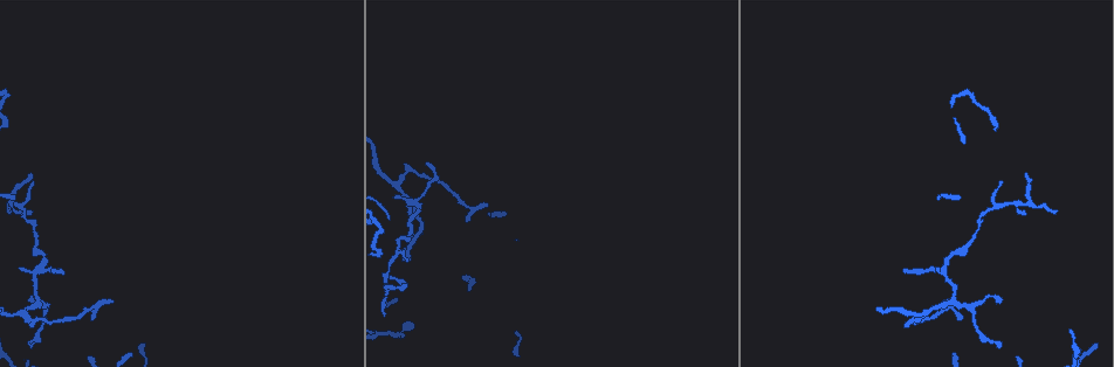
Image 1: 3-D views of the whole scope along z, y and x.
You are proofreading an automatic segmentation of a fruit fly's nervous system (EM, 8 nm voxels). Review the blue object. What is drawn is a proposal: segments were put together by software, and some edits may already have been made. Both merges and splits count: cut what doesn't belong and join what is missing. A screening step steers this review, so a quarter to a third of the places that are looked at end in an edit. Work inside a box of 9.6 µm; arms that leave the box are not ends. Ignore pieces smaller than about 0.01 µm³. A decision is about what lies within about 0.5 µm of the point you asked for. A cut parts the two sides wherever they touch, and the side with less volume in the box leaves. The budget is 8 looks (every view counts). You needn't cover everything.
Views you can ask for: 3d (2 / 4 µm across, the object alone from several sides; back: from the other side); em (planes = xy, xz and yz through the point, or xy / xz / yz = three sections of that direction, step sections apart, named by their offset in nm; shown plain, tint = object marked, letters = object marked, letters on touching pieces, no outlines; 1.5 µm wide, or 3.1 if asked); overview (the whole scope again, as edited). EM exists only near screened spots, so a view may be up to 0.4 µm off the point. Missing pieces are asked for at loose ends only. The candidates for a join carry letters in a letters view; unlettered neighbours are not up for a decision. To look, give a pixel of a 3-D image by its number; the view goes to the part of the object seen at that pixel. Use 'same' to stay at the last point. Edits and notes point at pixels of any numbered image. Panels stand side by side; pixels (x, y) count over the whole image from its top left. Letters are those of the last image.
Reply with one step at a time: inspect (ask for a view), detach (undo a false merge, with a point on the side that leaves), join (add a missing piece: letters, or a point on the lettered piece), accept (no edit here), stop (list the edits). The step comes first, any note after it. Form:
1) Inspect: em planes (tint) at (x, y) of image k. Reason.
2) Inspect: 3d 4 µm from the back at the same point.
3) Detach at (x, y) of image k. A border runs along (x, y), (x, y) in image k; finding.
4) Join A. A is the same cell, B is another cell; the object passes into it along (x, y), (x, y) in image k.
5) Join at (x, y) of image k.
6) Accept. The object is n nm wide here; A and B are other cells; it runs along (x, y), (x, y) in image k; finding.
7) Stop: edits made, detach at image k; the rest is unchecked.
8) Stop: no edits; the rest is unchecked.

Inspect: 3d 2 µm at (402, 259) of image 1. Free end.

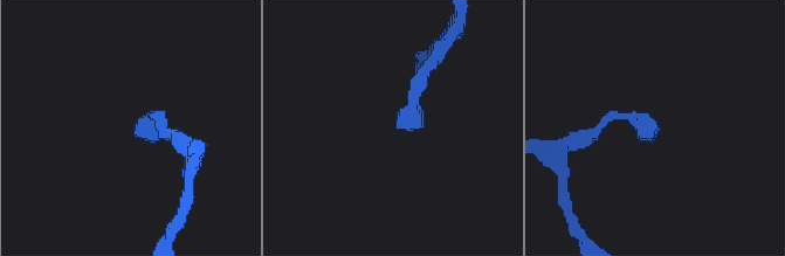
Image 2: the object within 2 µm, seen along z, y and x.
Inspect: em xz step 8 (tint) at (657, 132) of image 2.

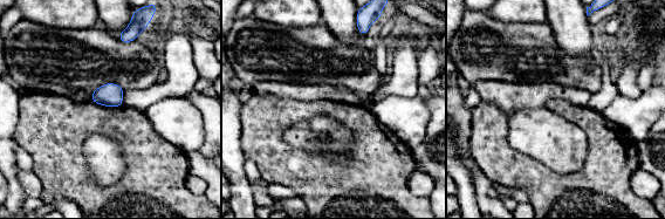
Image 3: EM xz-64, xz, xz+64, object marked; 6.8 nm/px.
Inspect: em planes (letters) at the same point.

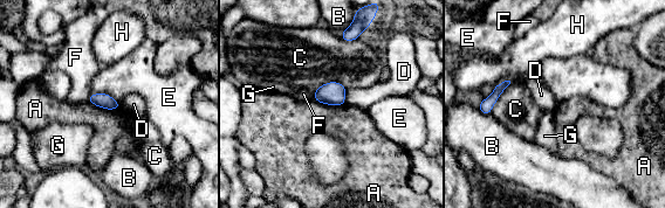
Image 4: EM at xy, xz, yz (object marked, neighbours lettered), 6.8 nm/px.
Accept. The longest contact is with C, 260 nm; A, B, C, D, E, F, G and H are other cells; a border runs along (88, 101), (107, 109), (120, 108) in image 4; no lettered piece goes on from it.

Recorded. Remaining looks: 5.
Inspect: em planes (tint) at (410, 200) of image 1. Abrupt turn.

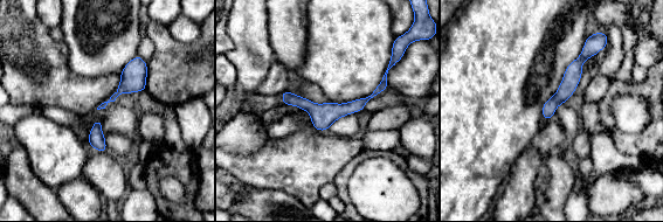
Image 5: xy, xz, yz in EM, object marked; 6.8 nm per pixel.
Inspect: em planes (letters) at the same point. See the neighbours.

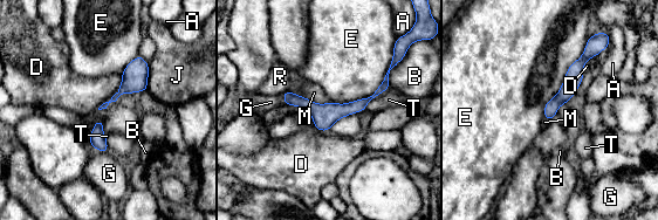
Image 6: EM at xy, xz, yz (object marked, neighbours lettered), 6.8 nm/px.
Accept. A, B, D, E, G, J, M, R and T are other cells; a border runs along (295, 94), (319, 103), (330, 102) in image 6; all the same neuron.

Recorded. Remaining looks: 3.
Inspect: 3d 4 µm at (110, 301) of image 1. Free end.

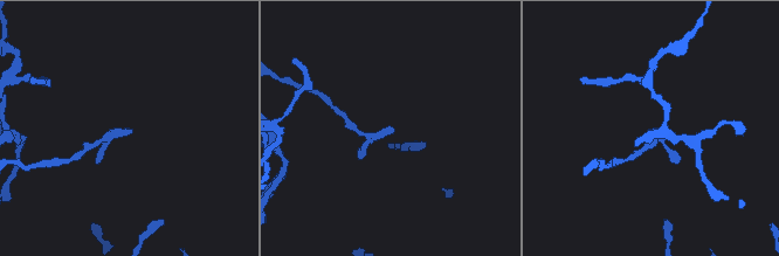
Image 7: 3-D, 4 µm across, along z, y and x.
Inspect: em xy step 8 (letters) at (653, 128) of image 7.

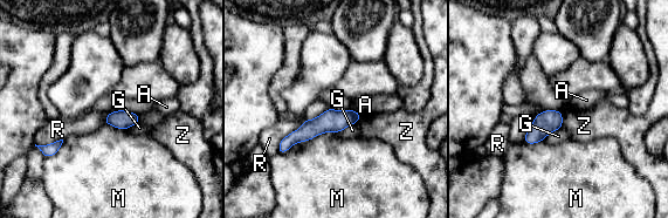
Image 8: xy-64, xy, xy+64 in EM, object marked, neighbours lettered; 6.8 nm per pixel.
Accept. The object is 130 nm wide here; A, G, M, R and Z are other cells; a border runs along (305, 120), (281, 140), (276, 151) in image 8; none of them fits.

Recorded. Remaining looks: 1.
Stop: no edits; the rest is unchecked.

